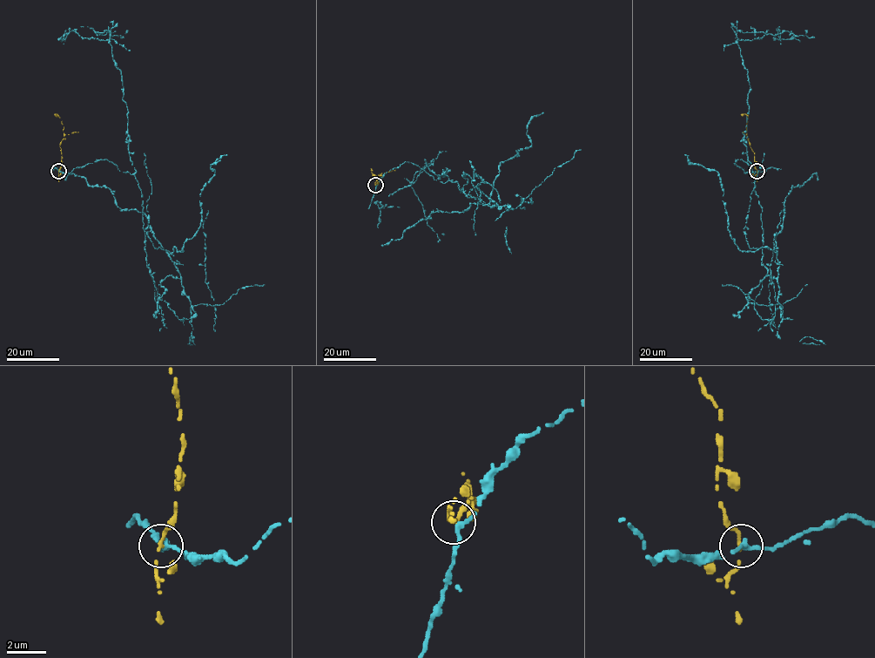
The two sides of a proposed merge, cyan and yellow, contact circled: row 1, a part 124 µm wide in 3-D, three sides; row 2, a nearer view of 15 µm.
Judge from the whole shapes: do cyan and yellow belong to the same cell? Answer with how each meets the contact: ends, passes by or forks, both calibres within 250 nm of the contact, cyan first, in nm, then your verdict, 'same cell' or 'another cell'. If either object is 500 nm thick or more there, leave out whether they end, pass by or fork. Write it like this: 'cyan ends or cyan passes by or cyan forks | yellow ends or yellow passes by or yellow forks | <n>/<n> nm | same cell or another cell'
cyan passes by | yellow passes by | 240/150 nm | another cell

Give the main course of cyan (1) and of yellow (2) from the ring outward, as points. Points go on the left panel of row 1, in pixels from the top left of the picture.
1: (59, 172), (106, 159), (134, 175), (158, 303), (226, 154)
2: (59, 171), (63, 127), (57, 116), (54, 115)

